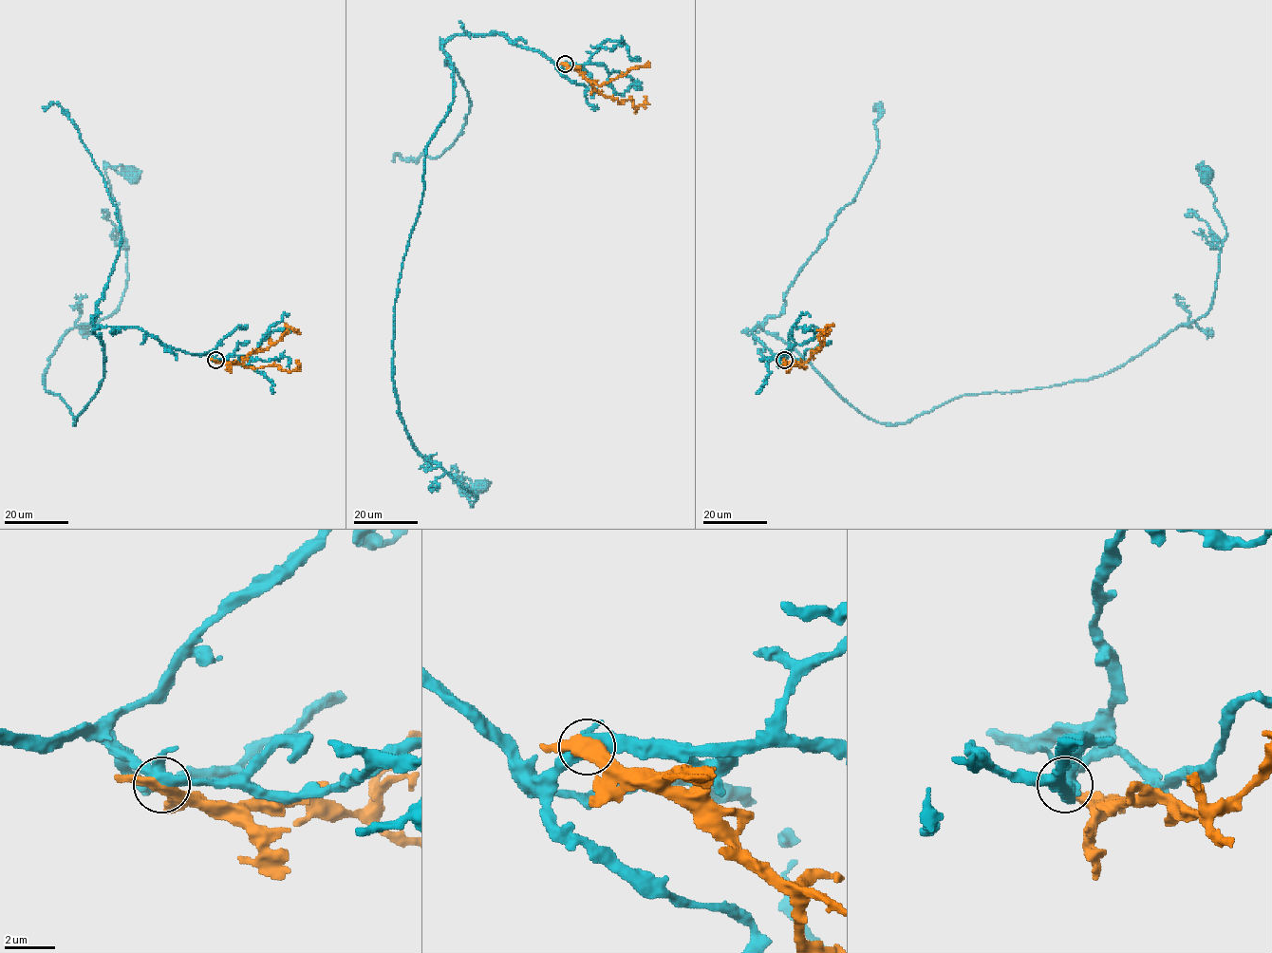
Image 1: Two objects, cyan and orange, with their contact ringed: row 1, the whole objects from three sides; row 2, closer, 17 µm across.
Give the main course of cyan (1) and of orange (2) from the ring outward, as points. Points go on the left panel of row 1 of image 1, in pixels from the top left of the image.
1: (215, 360), (99, 327), (103, 379), (74, 423), (45, 389), (62, 337), (125, 289), (105, 169), (131, 176)
2: (215, 360), (241, 364), (248, 355), (266, 349), (276, 343), (287, 328), (294, 329)

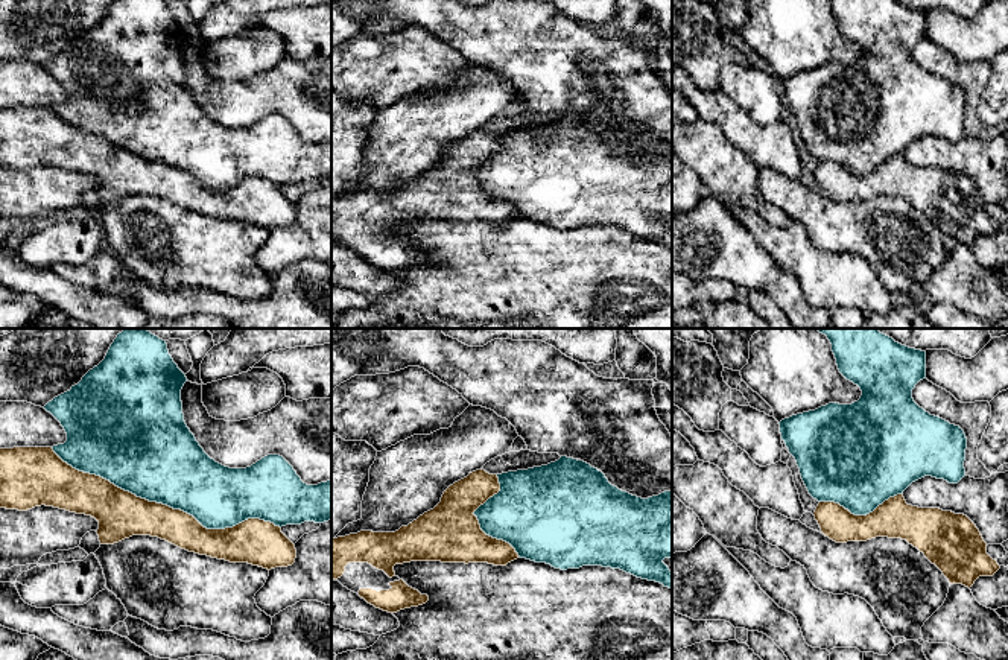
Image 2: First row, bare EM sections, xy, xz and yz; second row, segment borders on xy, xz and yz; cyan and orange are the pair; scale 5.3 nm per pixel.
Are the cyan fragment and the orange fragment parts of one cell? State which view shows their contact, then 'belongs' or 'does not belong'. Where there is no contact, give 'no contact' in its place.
meets cyan in xy; does not belong

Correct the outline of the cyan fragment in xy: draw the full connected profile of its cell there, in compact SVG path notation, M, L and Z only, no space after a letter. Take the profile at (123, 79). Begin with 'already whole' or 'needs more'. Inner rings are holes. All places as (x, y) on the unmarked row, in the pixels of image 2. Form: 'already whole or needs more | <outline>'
already whole | M114 0L97 26L44 65L67 93L67 100L53 105L53 111L79 131L100 135L137 157L193 175L207 189L233 187L248 178L260 178L280 187L331 179L331 138L307 144L280 114L268 114L246 128L230 128L211 119L184 81L181 49L185 41L187 36L169 14L166 0Z

